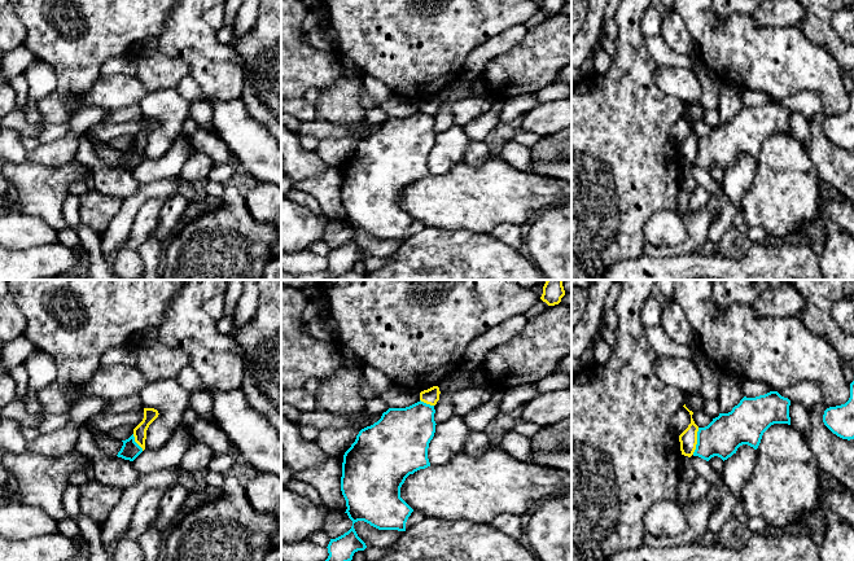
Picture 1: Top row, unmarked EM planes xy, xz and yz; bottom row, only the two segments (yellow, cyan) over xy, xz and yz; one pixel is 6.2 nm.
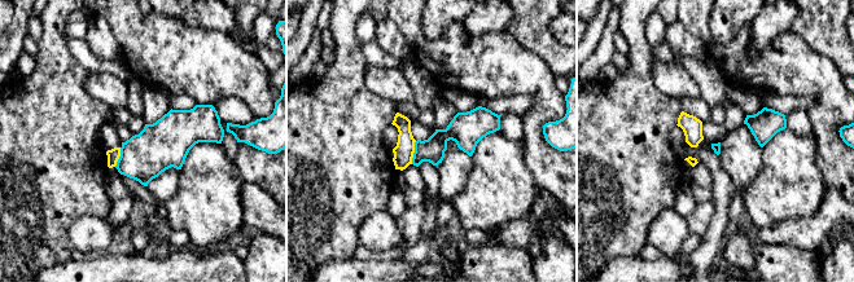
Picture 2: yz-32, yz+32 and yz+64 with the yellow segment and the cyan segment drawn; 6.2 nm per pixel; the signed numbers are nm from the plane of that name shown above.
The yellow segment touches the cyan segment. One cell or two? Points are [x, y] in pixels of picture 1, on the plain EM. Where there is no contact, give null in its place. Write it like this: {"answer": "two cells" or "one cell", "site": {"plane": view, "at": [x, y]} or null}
{"answer": "two cells", "site": {"plane": "yz", "at": [696, 150]}}

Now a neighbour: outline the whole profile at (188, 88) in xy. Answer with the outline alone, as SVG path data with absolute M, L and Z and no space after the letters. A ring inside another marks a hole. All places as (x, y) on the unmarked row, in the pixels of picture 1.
M192 75L184 76L179 82L176 91L185 98L187 102L193 102L196 100L206 100L200 86L196 83Z

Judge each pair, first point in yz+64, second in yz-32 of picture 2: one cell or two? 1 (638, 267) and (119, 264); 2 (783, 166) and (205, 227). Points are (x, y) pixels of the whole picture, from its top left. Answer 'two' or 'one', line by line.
1: one
2: one

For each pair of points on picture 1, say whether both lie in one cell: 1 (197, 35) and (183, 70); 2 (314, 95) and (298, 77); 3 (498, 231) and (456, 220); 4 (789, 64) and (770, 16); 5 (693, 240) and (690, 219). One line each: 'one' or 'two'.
1: two
2: two
3: two
4: two
5: one

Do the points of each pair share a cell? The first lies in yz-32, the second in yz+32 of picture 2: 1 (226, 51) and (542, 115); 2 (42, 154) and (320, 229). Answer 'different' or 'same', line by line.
1: same
2: same

